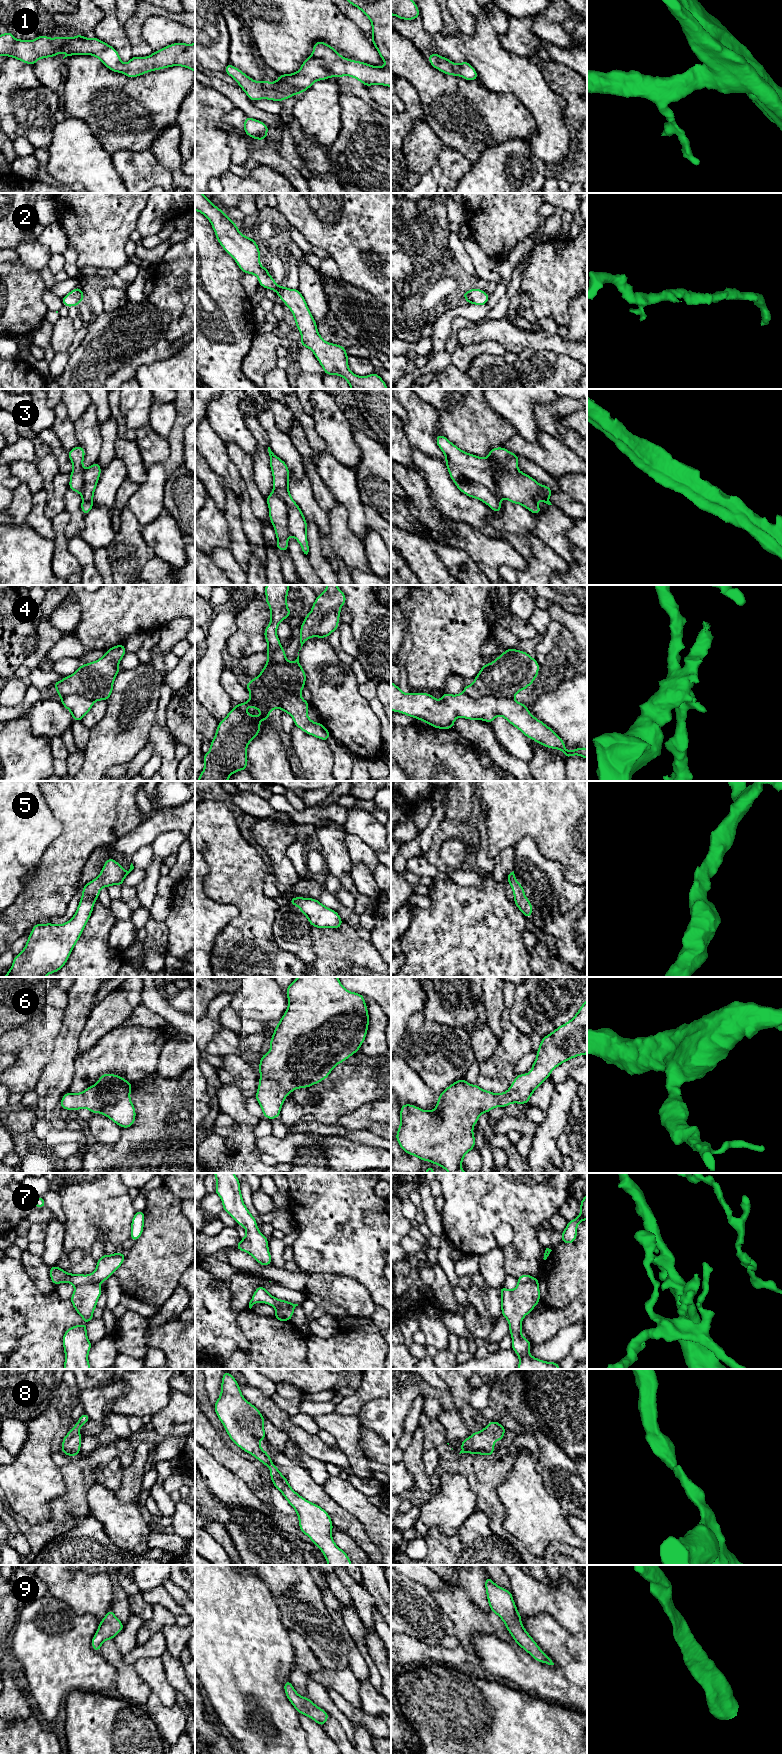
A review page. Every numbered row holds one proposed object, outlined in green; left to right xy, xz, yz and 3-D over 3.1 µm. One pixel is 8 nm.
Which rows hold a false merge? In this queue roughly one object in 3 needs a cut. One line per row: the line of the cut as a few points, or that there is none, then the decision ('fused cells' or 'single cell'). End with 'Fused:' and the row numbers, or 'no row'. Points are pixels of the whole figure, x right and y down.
1: no cut; single cell
2: no cut; single cell
3: cut in xz along (273, 491), (287, 507), (287, 525), (290, 534); fused cells
4: cut in xz along (272, 664), (270, 669), (279, 678), (282, 686), (300, 696); fused cells
5: no cut; single cell
6: no cut; single cell
7: cut in xy along (97, 1283), (82, 1283), (75, 1287); fused cells
8: no cut; single cell
9: no cut; single cell
Fused: 3, 4, 7

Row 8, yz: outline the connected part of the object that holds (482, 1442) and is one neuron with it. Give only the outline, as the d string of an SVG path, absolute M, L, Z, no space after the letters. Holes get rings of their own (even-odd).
M489 1421L488 1426L484 1427L480 1432L474 1432L467 1439L461 1441L459 1454L470 1453L493 1456L495 1441L503 1440L506 1427L497 1421Z

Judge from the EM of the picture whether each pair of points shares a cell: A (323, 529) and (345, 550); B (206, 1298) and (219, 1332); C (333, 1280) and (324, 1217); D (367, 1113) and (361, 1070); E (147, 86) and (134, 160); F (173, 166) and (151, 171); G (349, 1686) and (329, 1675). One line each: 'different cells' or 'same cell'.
A: different cells
B: same cell
C: different cells
D: different cells
E: different cells
F: different cells
G: same cell

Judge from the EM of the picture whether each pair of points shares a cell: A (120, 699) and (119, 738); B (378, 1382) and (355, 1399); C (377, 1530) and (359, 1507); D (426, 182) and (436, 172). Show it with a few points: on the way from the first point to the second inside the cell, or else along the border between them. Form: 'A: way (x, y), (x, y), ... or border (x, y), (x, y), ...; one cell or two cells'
A: way (120, 709), (120, 728); one cell
B: way (372, 1386), (361, 1396); one cell
C: way (376, 1524), (365, 1513); one cell
D: way (428, 180), (434, 174); one cell

